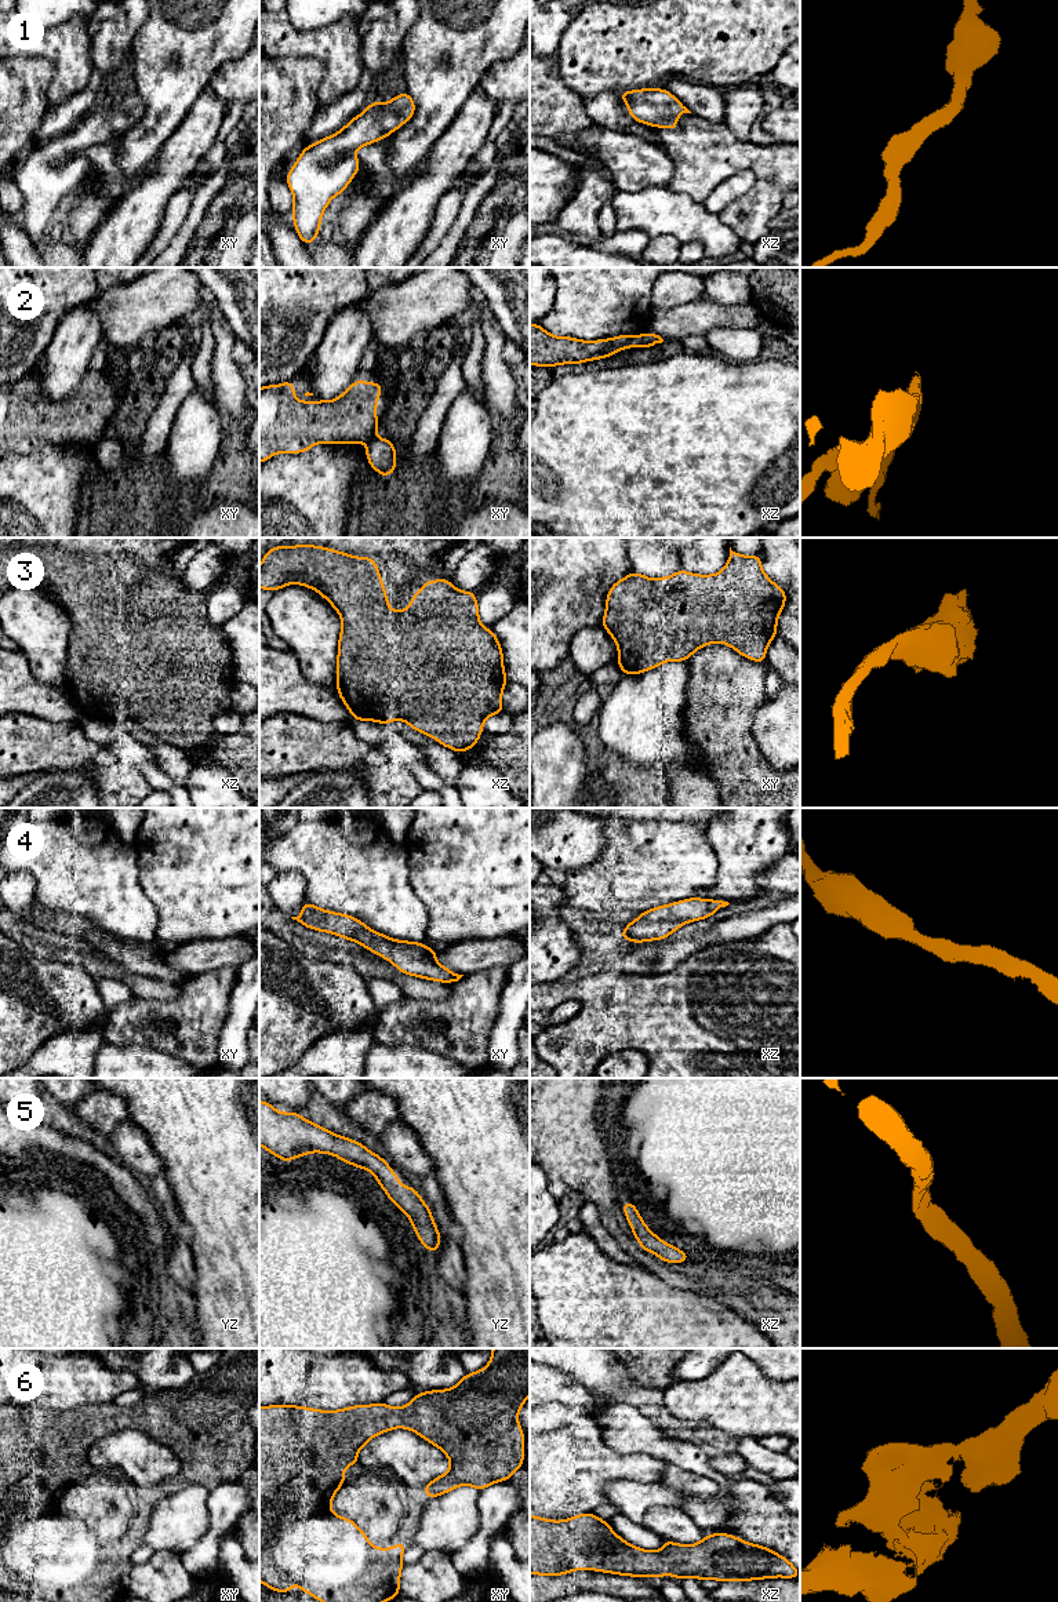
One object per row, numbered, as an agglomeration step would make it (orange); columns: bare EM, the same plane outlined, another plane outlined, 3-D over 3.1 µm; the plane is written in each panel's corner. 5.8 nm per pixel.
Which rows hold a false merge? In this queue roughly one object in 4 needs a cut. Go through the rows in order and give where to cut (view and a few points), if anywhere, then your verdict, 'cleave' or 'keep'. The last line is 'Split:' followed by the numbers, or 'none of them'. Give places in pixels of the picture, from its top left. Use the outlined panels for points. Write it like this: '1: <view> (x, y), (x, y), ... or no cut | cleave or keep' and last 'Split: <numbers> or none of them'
1: no cut | keep
2: xz (644, 335), (640, 345) | cleave
3: no cut | keep
4: no cut | keep
5: no cut | keep
6: no cut | keep
Split: 2

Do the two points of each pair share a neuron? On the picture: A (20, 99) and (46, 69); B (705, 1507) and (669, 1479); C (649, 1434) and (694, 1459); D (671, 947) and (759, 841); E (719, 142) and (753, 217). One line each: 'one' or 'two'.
A: one
B: one
C: one
D: two
E: one

